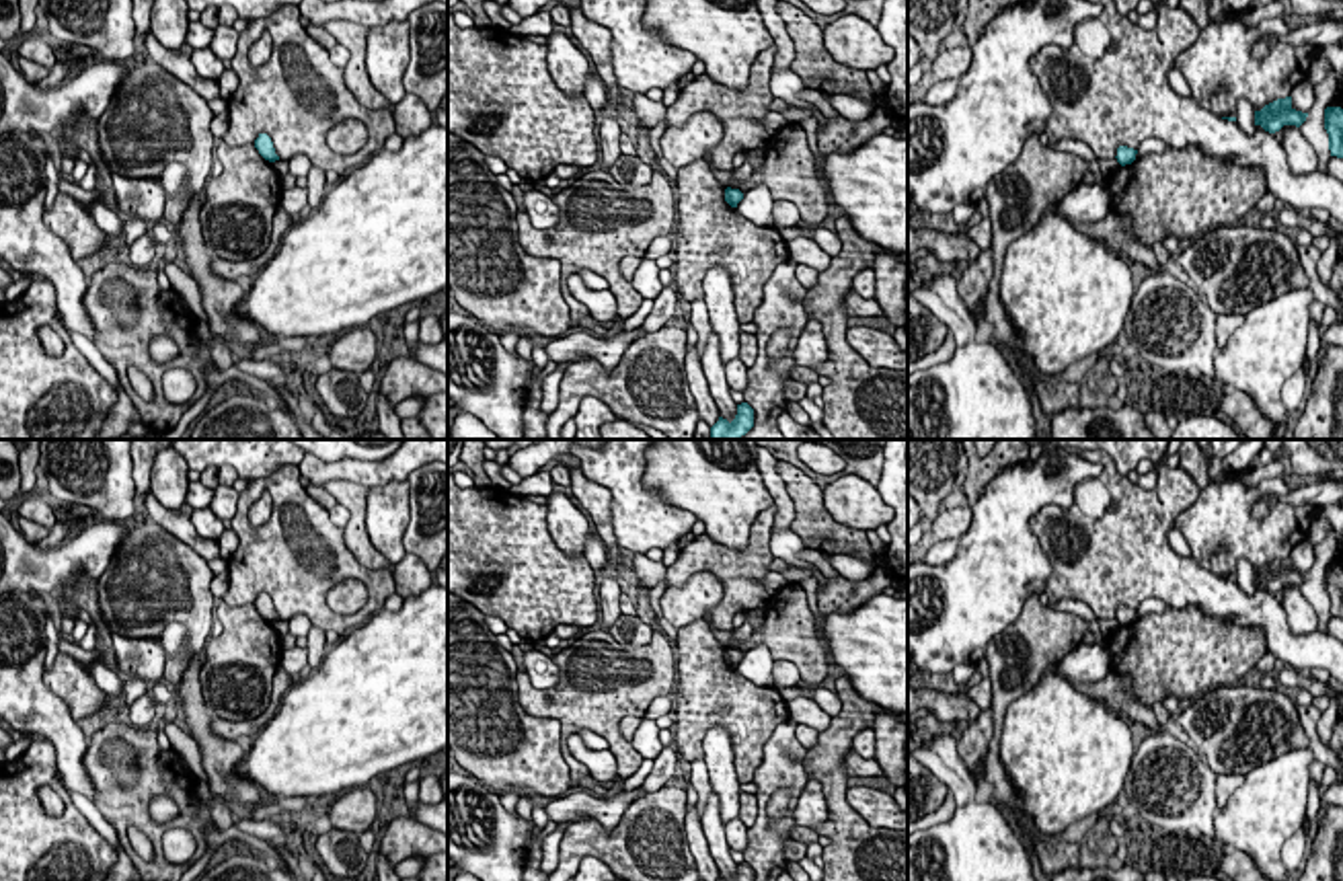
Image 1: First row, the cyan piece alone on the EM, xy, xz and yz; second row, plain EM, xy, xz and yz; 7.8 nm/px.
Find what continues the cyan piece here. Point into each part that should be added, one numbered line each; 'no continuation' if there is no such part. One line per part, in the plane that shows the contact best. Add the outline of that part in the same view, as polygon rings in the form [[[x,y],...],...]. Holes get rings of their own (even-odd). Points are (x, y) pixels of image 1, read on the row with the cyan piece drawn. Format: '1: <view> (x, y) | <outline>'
no continuation

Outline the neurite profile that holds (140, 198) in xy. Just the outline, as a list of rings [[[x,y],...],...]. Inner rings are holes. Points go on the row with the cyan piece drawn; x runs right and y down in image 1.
[[[111,175],[117,205],[123,214],[158,224],[164,216],[166,193],[160,179],[129,179]]]

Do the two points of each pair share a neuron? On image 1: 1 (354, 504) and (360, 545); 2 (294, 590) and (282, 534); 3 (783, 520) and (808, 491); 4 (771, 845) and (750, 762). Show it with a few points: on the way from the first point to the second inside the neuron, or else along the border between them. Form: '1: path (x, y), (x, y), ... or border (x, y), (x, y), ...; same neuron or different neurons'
1: path (356, 514), (356, 534); same neuron
2: path (294, 576), (294, 549); same neuron
3: border (775, 463), (793, 504), (791, 528); different neurons
4: border (775, 730), (764, 744), (764, 758), (750, 779); different neurons

